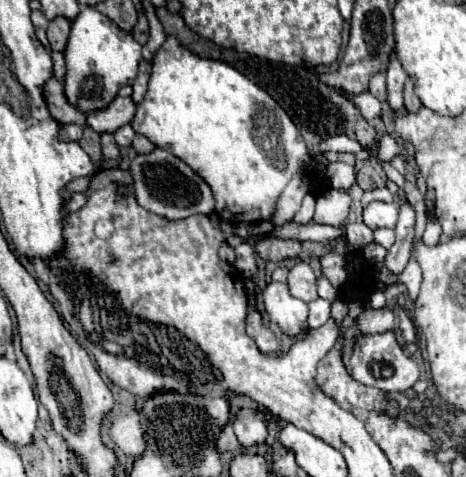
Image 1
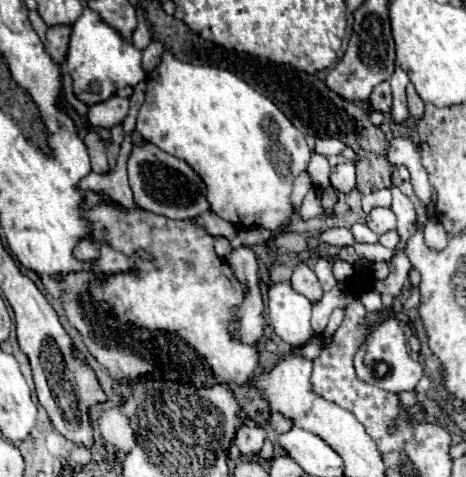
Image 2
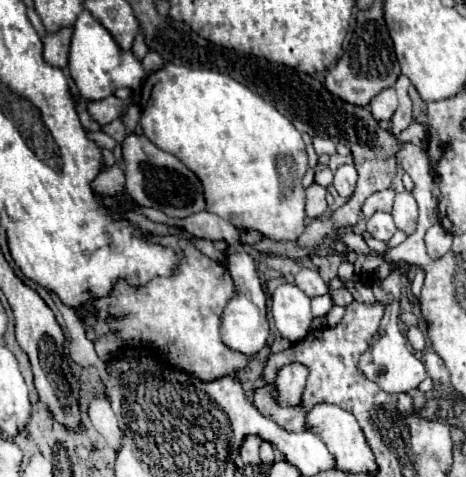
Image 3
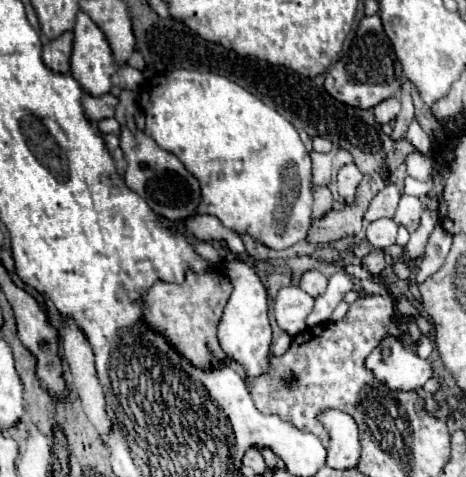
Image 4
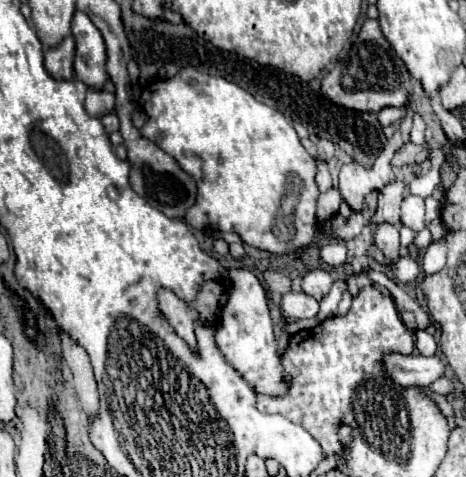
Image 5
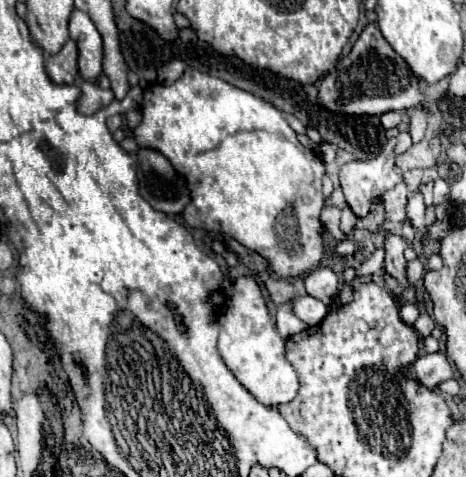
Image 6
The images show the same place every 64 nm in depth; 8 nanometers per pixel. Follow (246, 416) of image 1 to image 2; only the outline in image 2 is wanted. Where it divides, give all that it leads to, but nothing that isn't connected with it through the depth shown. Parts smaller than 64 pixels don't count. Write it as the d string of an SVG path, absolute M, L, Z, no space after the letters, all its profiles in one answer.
M240 426L236 430L236 446L244 456L258 454L262 444L266 440L266 428L264 426Z

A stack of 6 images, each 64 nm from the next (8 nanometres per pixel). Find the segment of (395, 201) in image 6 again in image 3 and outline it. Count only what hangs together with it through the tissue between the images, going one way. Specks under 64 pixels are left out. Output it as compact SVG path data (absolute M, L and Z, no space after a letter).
M392 188L380 190L380 192L374 192L370 198L366 198L366 202L362 206L362 212L364 212L366 218L370 218L378 210L390 212L392 210L392 202L394 202L394 190Z

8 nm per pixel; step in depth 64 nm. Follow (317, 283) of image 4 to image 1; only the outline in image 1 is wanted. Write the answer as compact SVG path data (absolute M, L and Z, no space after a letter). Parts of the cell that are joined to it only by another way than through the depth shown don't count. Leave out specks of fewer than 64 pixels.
M298 260L288 272L288 288L290 288L292 296L296 296L298 300L310 302L310 300L318 298L316 276L314 276L312 268L302 260Z

